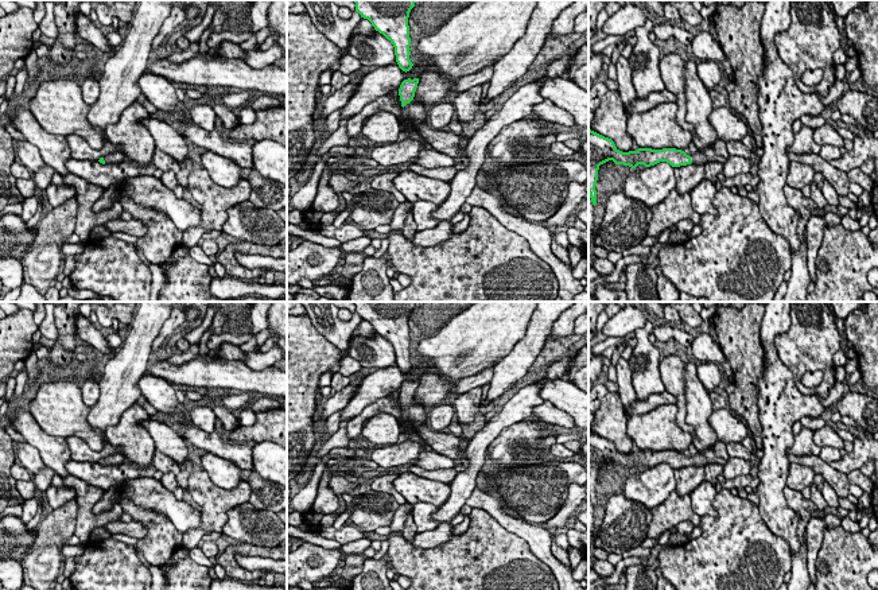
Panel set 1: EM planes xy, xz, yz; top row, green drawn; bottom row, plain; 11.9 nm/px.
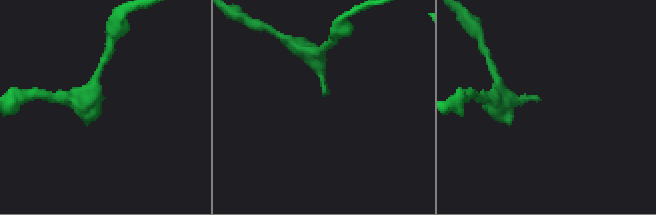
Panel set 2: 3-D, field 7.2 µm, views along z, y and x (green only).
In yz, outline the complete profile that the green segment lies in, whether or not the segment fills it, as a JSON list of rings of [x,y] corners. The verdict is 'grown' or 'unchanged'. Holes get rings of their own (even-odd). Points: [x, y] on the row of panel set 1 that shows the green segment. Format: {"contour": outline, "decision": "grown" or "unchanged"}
{"contour": [[[588,128],[588,194],[593,205],[595,206],[598,170],[601,164],[609,160],[632,168],[636,168],[638,164],[650,167],[660,162],[667,162],[672,167],[680,167],[691,163],[702,166],[708,162],[719,162],[724,164],[729,156],[726,143],[720,139],[715,140],[707,148],[696,151],[694,155],[687,155],[684,151],[676,148],[638,148],[637,151],[622,152],[615,147],[611,139]]], "decision": "grown"}

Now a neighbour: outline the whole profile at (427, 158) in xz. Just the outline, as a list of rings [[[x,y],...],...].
[[[421,150],[415,163],[424,168],[458,167],[454,158],[435,150]]]

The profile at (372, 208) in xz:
[[[368,187],[364,193],[353,193],[354,209],[350,218],[364,232],[374,230],[378,225],[389,225],[399,202],[393,194]]]

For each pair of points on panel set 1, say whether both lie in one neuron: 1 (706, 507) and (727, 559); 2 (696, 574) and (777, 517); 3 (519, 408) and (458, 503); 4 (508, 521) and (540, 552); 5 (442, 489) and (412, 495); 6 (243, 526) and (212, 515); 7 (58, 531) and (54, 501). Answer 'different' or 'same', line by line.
1: different
2: different
3: same
4: same
5: same
6: different
7: different

